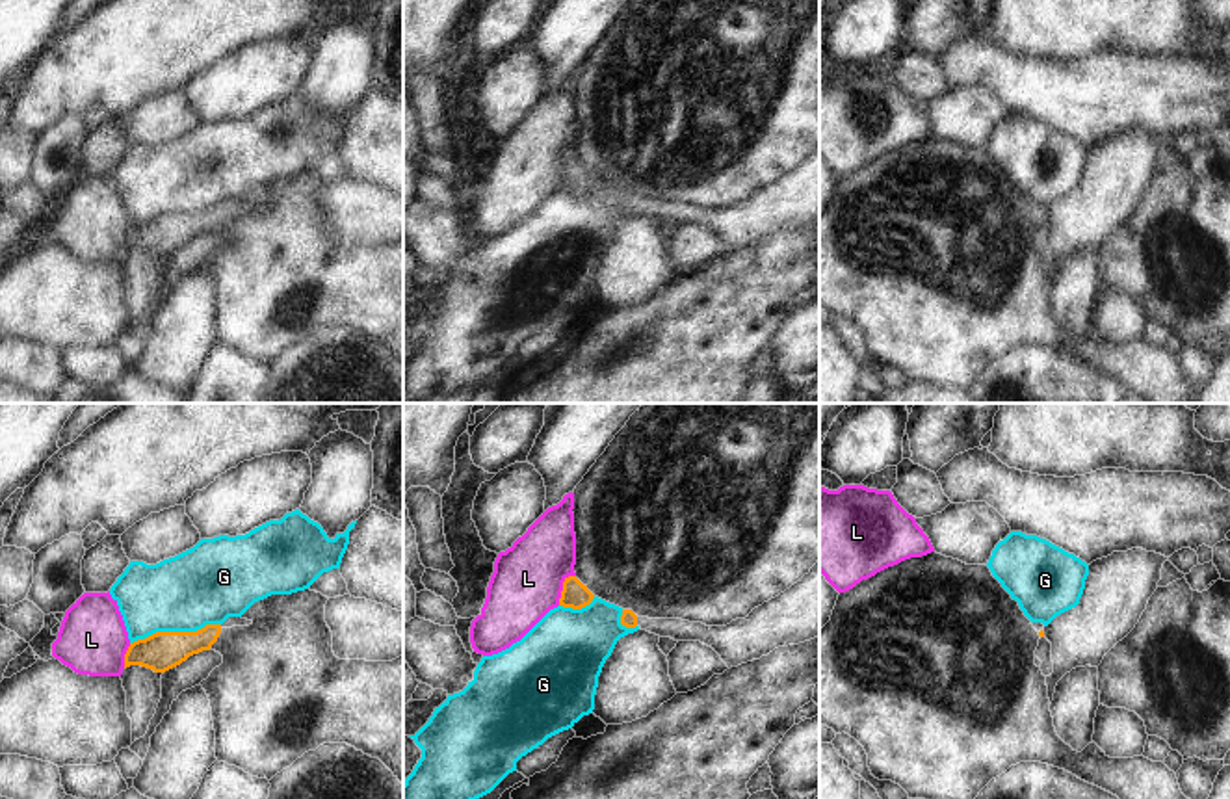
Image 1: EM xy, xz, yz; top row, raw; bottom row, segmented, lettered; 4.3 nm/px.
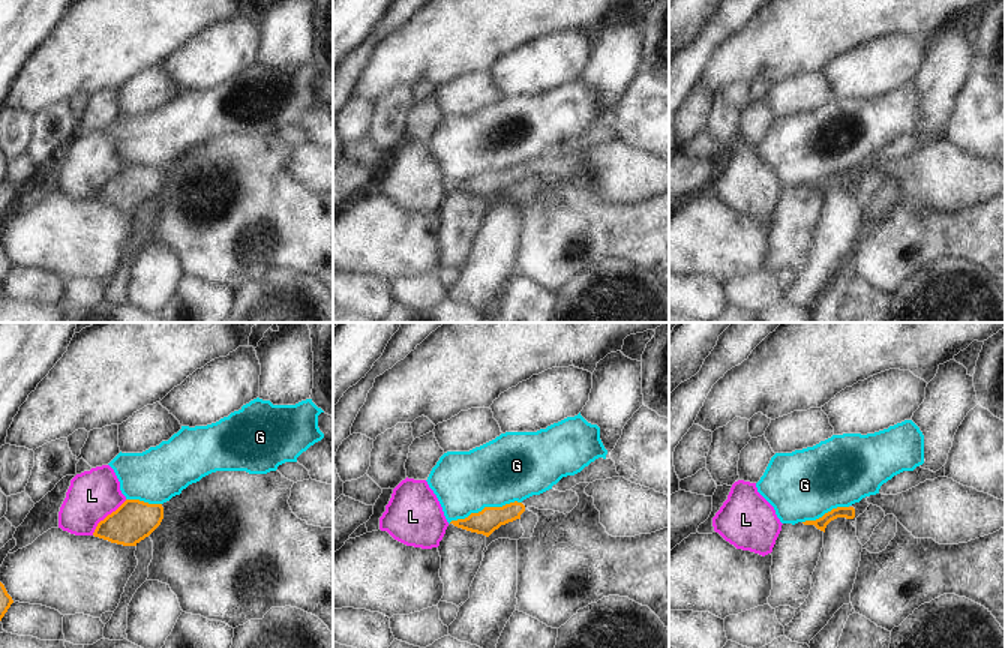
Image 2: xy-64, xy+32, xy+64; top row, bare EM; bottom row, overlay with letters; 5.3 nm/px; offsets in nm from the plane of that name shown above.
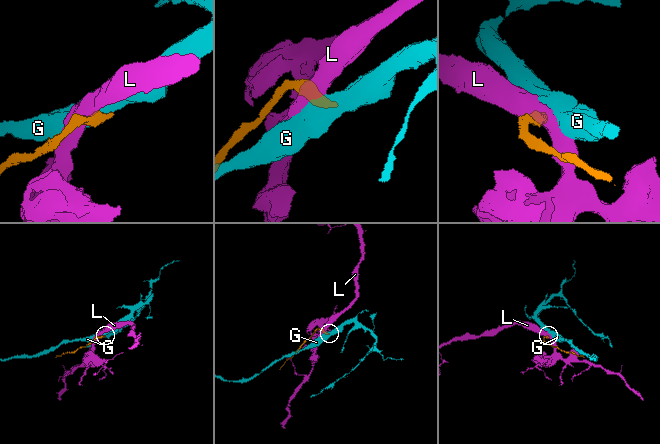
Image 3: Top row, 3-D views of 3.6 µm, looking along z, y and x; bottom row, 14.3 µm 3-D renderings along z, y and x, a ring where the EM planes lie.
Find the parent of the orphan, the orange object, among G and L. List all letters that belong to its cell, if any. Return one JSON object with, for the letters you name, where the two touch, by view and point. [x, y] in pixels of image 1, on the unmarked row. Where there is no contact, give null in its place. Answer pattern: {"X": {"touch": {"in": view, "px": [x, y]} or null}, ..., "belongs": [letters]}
{"belongs": []}

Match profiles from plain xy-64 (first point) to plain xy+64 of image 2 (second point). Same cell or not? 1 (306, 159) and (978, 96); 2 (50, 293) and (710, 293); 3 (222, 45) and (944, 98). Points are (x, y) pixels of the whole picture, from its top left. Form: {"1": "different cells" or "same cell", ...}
{"1": "different cells", "2": "same cell", "3": "different cells"}

